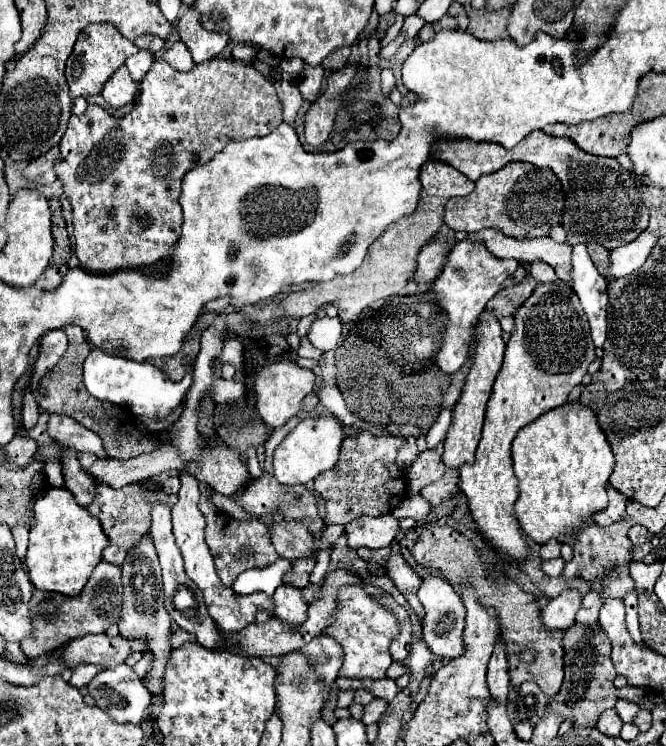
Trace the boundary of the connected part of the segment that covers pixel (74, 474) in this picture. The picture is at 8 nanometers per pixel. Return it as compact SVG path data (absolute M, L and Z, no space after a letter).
M64 447L64 459L62 459L62 461L64 461L64 463L62 463L64 487L66 487L68 491L72 491L74 497L76 497L76 503L86 509L86 507L92 503L94 493L96 493L94 479L80 467L74 449L66 449L66 447Z

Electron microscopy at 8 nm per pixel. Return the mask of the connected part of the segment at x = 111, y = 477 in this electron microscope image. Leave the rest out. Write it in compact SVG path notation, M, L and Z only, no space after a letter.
M164 443L156 451L128 459L128 461L118 461L118 459L98 459L90 467L90 475L96 481L102 481L114 489L120 489L130 483L140 483L144 479L150 479L158 473L172 471L172 469L182 469L184 461L180 459L180 453L170 445Z

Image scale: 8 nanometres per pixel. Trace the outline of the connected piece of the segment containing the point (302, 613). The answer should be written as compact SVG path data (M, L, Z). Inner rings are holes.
M294 585L278 587L274 593L274 603L276 603L276 617L290 623L290 625L300 625L306 619L306 609L308 603L302 595L302 591Z

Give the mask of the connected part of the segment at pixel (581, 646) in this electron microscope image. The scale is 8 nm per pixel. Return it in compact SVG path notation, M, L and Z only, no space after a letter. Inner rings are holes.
M574 623L564 635L564 683L550 701L552 707L560 711L560 717L570 719L574 727L596 727L602 711L612 709L618 701L612 685L616 679L616 669L612 665L610 651L610 639L604 635L600 623L594 629Z

